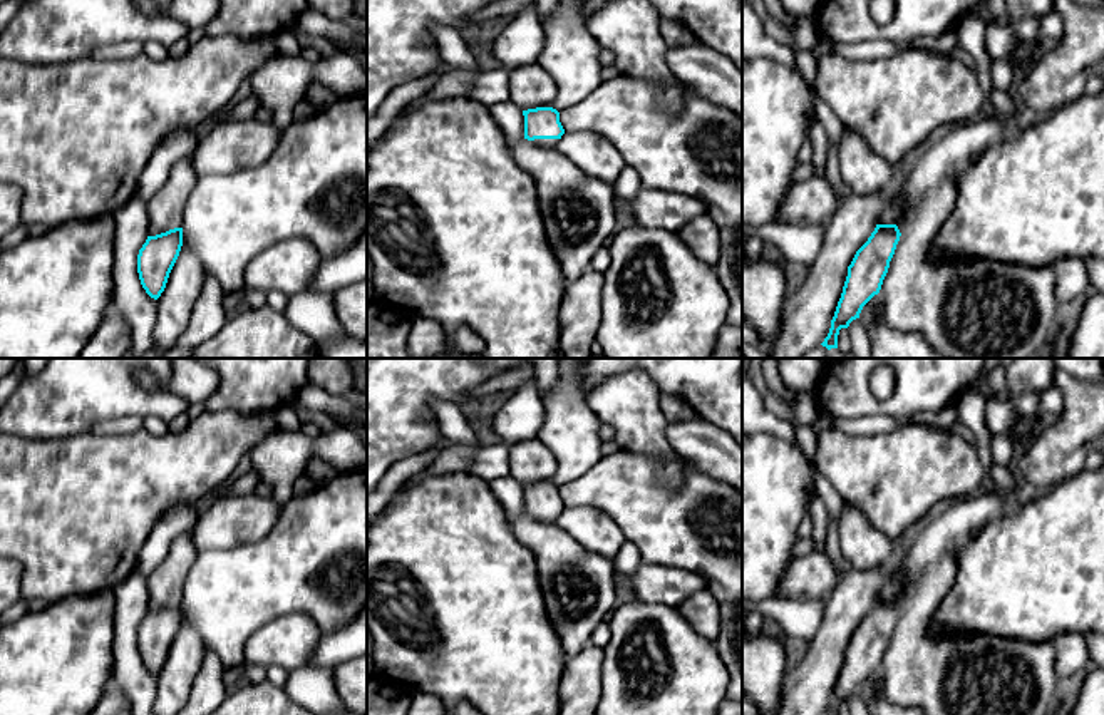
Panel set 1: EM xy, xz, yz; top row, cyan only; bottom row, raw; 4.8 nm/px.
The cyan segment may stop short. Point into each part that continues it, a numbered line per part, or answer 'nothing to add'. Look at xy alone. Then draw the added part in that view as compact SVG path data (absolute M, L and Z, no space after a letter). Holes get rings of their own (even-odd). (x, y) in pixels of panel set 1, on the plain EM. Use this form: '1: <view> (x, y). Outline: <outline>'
1: xy (165, 585). Outline: M184 531L174 539L166 559L146 576L149 611L183 603L184 583L196 558L191 531Z

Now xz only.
1: xz (530, 461). Outline: M539 439L509 445L509 476L519 484L551 482L556 469L555 455Z

